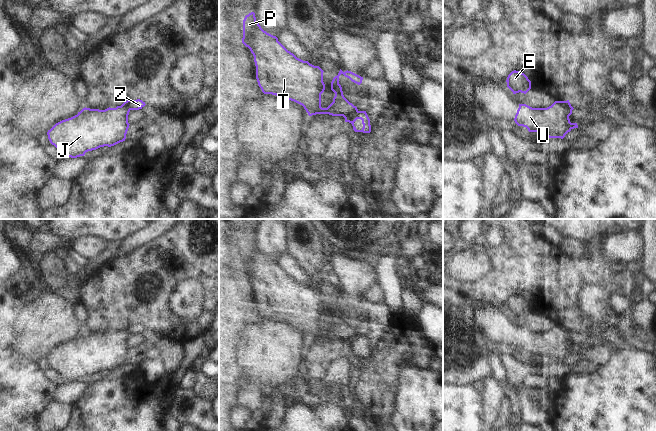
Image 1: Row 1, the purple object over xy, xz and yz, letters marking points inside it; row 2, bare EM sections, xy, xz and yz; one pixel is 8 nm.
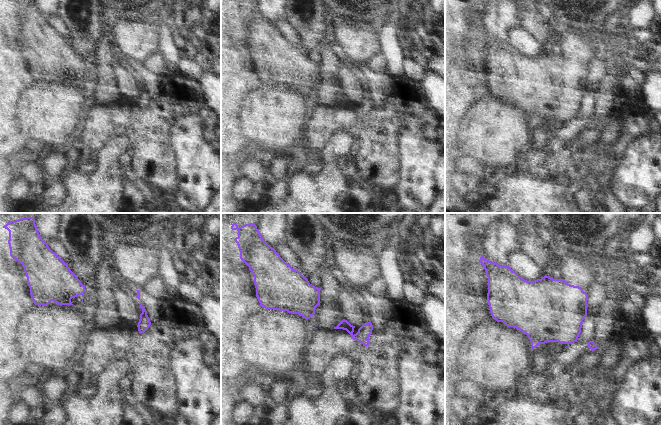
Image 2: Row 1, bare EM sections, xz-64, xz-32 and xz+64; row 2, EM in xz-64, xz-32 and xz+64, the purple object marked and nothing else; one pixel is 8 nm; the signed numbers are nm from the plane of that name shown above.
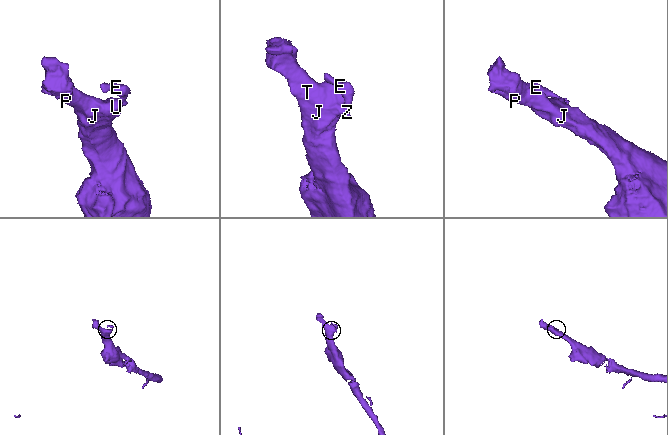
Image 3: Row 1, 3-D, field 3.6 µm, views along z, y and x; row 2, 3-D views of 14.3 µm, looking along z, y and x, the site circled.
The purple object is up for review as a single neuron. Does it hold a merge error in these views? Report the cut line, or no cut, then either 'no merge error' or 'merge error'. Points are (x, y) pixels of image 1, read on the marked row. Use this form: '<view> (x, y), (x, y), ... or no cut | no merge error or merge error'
xz (358, 111), (347, 121) | merge error

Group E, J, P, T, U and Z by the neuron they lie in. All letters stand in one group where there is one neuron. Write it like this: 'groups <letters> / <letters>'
groups E Z / J P T U

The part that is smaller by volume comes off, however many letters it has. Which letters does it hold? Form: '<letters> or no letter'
E, Z

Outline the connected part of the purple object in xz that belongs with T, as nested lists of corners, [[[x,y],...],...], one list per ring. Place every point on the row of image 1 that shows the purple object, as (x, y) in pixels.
[[[254,12],[246,15],[243,20],[242,43],[254,56],[256,79],[264,94],[284,96],[302,105],[309,116],[343,116],[345,122],[348,122],[358,113],[357,107],[344,97],[339,76],[343,74],[358,85],[362,83],[363,77],[340,69],[331,82],[331,90],[335,93],[333,102],[327,108],[322,108],[324,71],[319,66],[297,58],[276,36],[264,31],[256,21]]]

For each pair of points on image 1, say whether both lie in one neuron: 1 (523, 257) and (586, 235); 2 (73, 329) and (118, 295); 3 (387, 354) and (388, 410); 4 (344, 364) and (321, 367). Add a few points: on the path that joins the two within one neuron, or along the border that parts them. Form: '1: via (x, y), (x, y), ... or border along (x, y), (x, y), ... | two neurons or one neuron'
1: border along (603, 237), (595, 237), (585, 245) | two neurons
2: border along (83, 325), (85, 330) | two neurons
3: via (387, 368), (387, 396) | one neuron
4: border along (333, 360), (328, 373), (322, 381) | two neurons

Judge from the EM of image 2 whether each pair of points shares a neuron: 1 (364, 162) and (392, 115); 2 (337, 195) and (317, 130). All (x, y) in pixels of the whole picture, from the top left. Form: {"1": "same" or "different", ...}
{"1": "same", "2": "different"}

